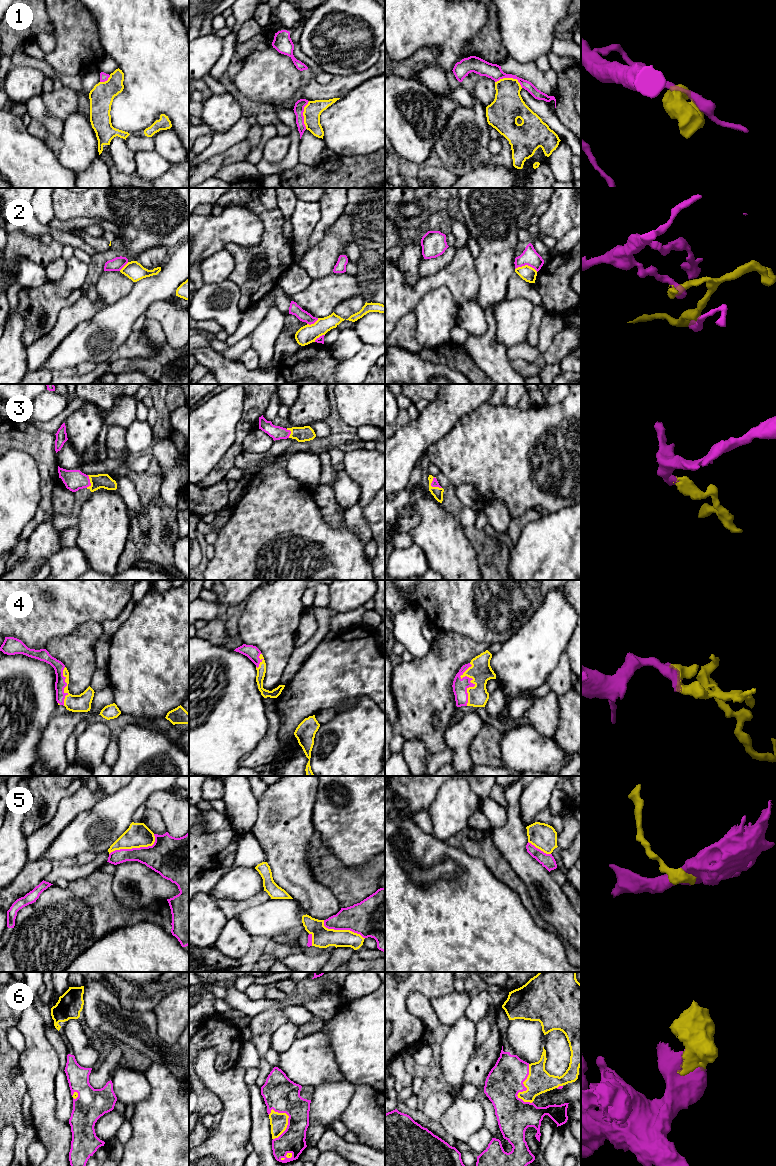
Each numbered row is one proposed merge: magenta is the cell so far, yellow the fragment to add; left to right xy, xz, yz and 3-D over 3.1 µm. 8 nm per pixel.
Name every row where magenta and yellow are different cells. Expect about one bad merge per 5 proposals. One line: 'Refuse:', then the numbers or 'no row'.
Refuse: 1, 2, 5

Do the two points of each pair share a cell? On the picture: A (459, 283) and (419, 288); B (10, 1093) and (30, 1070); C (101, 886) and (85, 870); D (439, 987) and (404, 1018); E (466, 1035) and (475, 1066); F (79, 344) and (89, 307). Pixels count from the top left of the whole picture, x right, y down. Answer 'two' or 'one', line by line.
A: one
B: two
C: two
D: one
E: two
F: two

